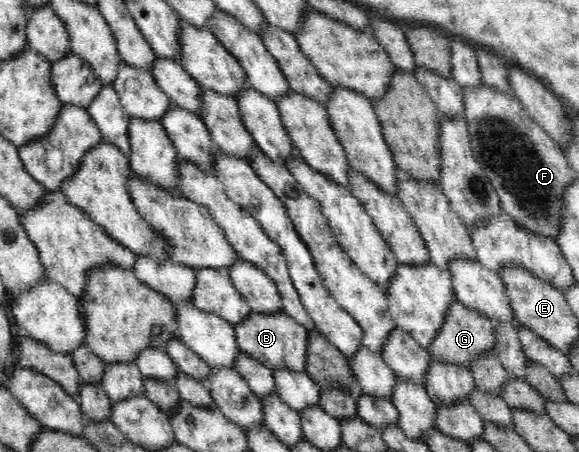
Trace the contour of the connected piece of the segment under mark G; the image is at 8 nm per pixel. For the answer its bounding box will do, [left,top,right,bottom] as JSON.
[427,299,497,366]

